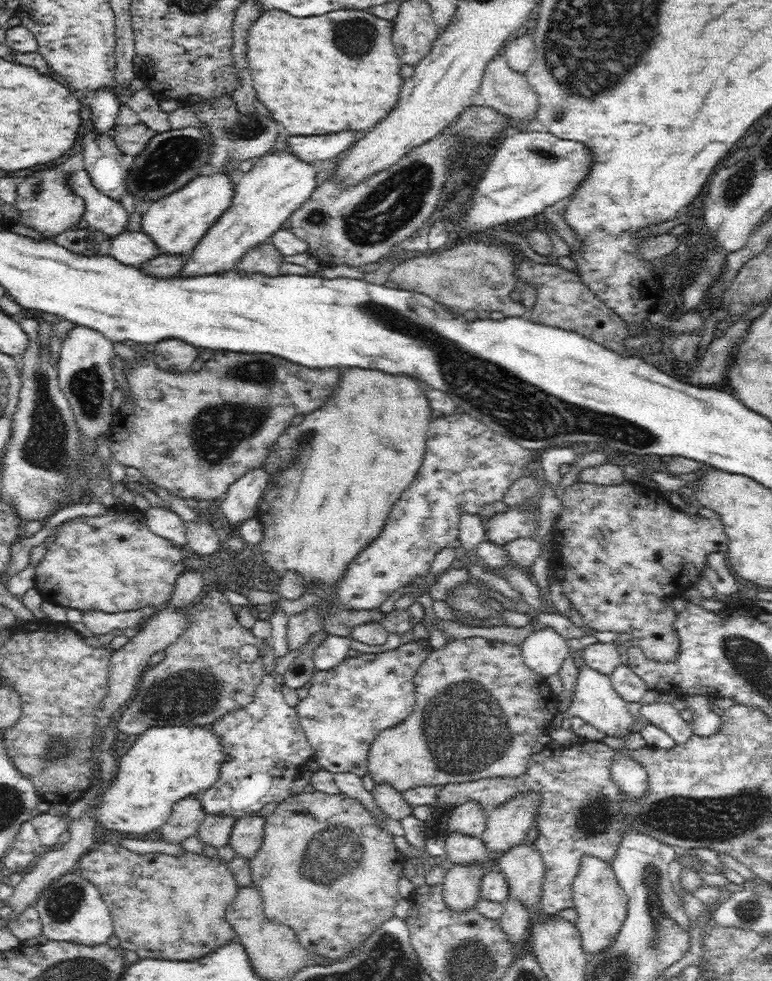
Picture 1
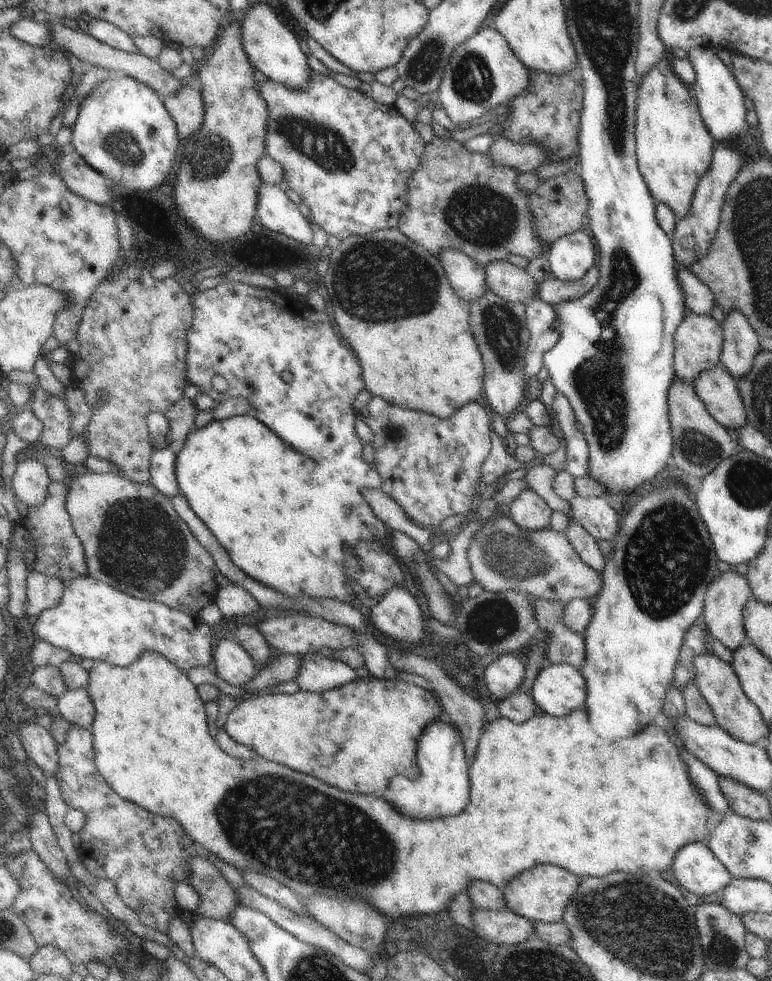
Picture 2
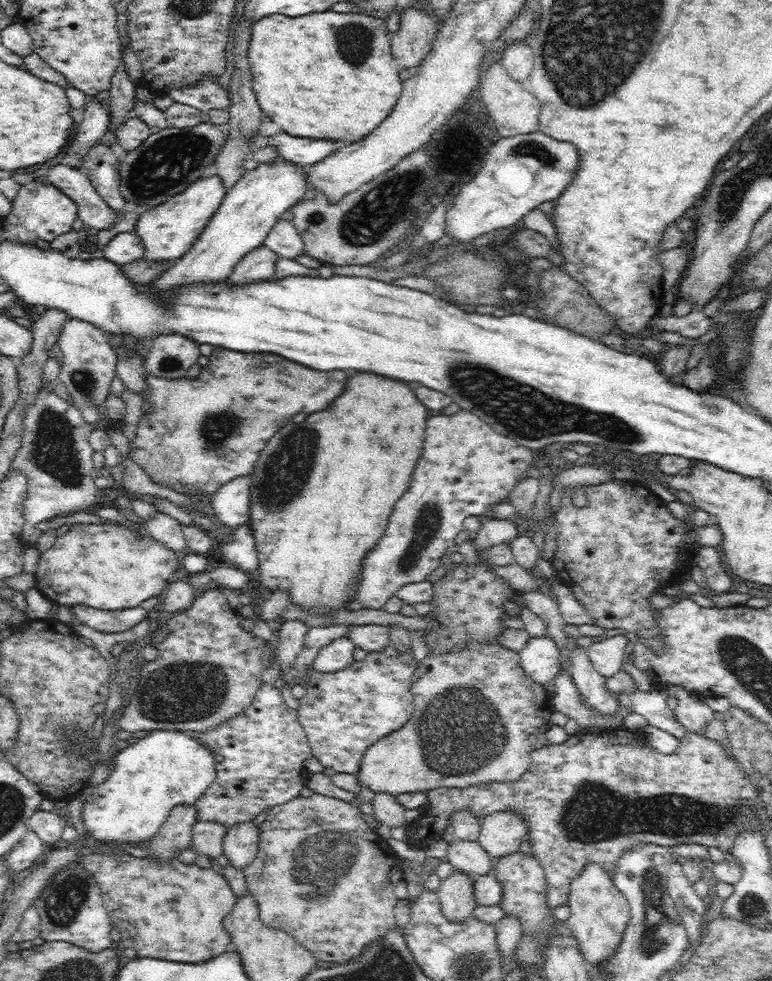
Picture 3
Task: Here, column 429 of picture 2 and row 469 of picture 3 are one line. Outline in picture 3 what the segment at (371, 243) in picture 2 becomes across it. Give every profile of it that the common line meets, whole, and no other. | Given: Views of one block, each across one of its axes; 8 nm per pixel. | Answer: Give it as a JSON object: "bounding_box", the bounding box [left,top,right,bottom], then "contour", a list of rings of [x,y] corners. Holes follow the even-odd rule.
{"bounding_box":[249,374,426,617],"contour":[[[354,374],[340,398],[330,402],[332,406],[310,414],[304,424],[288,424],[282,430],[276,432],[274,438],[268,440],[264,450],[250,474],[249,494],[249,527],[254,535],[259,567],[256,569],[258,581],[262,587],[274,591],[286,591],[290,597],[289,605],[296,605],[308,613],[314,615],[328,615],[334,617],[342,609],[348,609],[347,602],[352,602],[357,596],[361,580],[360,570],[366,554],[376,546],[380,537],[384,534],[392,510],[400,497],[408,490],[411,483],[414,465],[419,459],[424,444],[424,431],[426,424],[426,407],[414,396],[412,388],[408,388],[404,382],[382,378],[378,374]]]}

